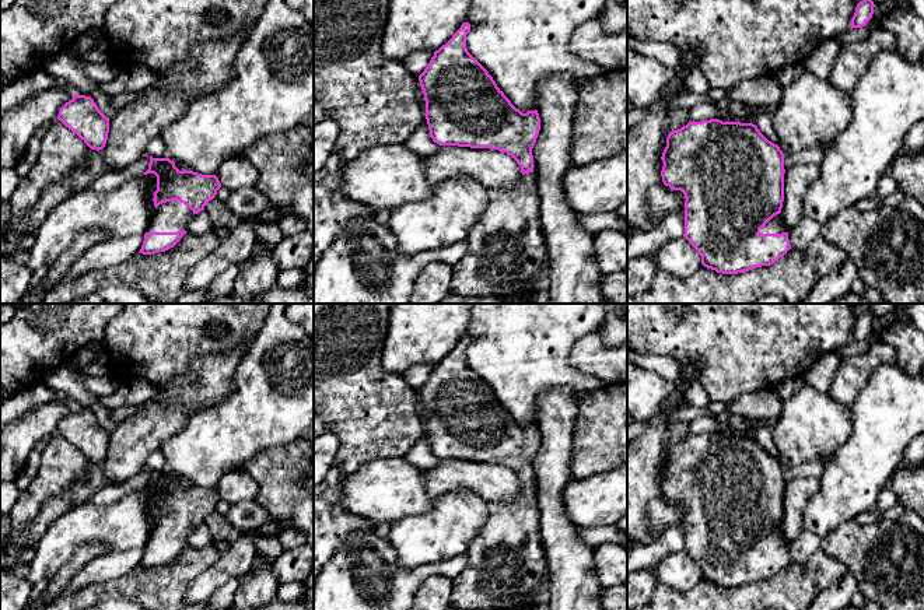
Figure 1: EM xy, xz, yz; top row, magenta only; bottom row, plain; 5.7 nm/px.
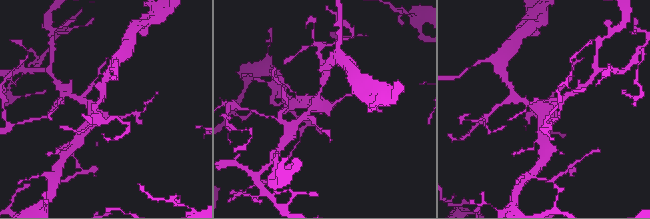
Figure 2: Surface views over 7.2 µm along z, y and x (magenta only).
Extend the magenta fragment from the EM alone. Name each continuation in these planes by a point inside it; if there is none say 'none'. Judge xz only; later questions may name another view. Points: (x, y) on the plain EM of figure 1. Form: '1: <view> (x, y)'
1: xz (507, 565)

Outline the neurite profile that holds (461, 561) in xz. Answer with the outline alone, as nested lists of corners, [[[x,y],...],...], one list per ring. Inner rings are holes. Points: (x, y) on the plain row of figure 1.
[[[375,530],[353,533],[336,550],[314,579],[314,610],[410,610],[414,593],[430,575],[456,578],[468,565],[468,553],[449,561],[406,569],[398,564],[398,557],[388,539]]]

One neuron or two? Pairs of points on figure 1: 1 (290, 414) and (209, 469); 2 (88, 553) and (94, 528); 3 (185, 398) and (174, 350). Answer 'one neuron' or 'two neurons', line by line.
1: one neuron
2: two neurons
3: two neurons

